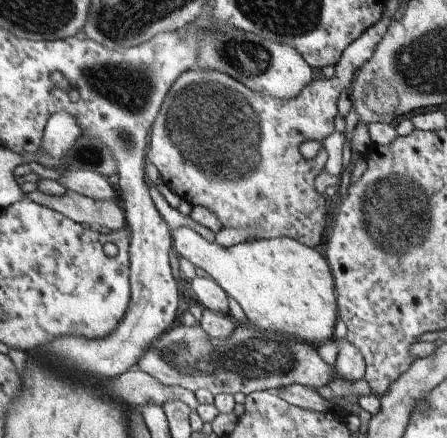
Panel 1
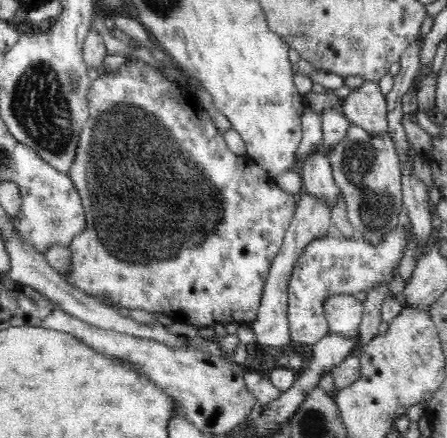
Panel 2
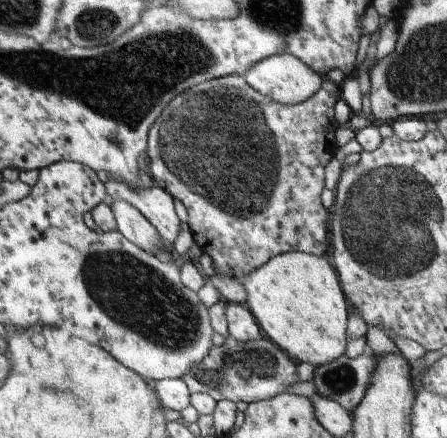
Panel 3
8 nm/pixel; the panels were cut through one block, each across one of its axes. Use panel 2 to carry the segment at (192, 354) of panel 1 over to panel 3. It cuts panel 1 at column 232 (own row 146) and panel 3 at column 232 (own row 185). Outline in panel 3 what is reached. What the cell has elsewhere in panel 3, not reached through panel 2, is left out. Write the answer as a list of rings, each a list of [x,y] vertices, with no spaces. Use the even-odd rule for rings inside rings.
[[[227,336],[221,346],[211,346],[207,356],[201,362],[195,362],[179,380],[185,382],[189,394],[207,394],[215,402],[241,400],[253,404],[285,394],[289,386],[299,382],[299,374],[297,362],[293,362],[285,350],[281,350],[265,336],[249,342],[239,342],[233,336]]]

